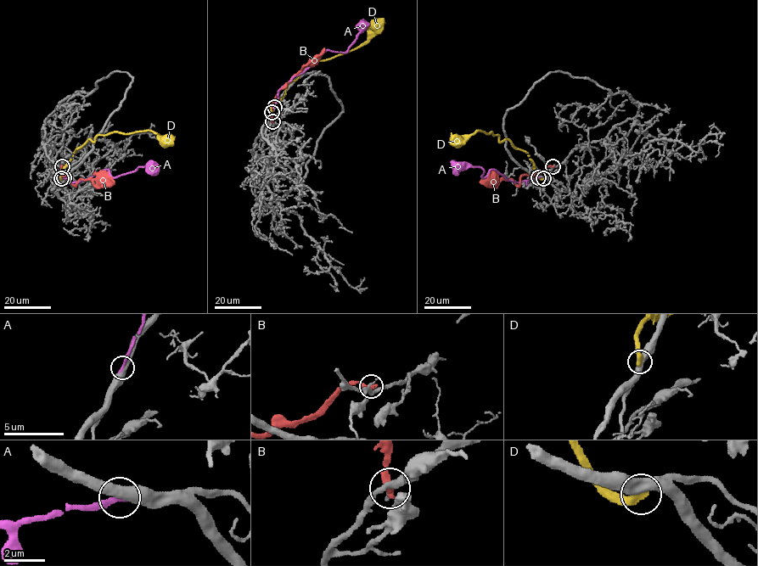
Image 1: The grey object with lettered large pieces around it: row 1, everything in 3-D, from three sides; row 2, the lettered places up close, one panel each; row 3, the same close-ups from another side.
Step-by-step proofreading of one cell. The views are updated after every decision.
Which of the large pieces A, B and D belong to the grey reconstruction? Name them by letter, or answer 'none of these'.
A

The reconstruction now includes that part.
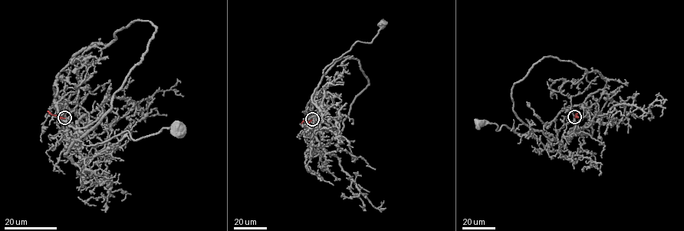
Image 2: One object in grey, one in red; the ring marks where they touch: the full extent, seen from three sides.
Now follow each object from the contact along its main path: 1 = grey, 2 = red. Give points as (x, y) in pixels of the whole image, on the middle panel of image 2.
1: (312, 119), (320, 113), (314, 100), (323, 70), (356, 41), (370, 42), (383, 24)
2: (312, 119), (309, 122), (303, 120), (301, 123)

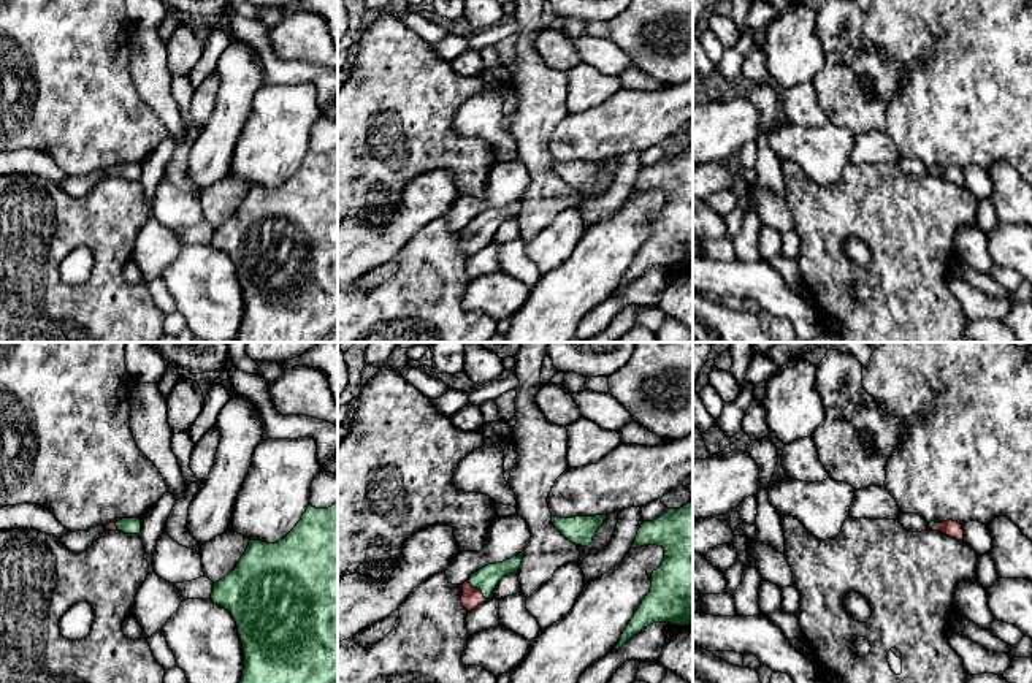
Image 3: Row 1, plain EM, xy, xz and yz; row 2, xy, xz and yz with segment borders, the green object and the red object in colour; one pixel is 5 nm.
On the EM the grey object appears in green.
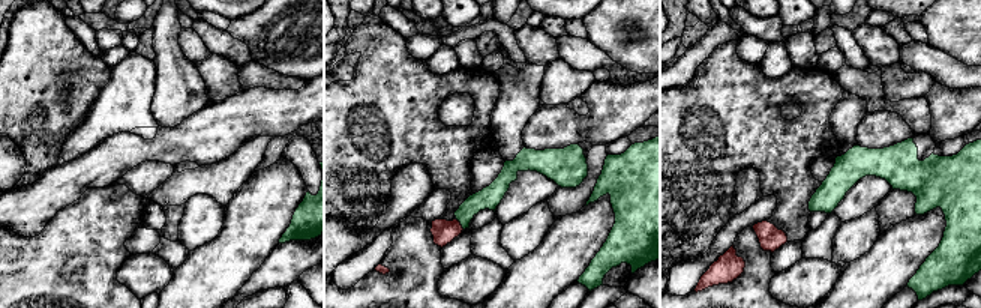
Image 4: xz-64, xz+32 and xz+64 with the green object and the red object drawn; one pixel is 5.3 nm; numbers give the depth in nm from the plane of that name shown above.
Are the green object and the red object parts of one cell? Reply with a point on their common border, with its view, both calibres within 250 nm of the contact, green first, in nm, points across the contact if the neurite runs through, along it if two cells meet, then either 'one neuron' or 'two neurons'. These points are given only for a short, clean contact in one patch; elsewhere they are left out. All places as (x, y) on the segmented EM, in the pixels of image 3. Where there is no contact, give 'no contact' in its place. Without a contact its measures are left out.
meets green in xz at (477, 588); 120 nm thick on the green side, 100 nm on the other; runs through xz (485, 579), (477, 588), (471, 598); one neuron

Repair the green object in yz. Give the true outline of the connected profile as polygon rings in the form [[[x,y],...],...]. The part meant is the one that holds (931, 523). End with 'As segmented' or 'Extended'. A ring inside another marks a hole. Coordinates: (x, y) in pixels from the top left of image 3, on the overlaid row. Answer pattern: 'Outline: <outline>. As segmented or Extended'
Outline: [[[953,520],[943,521],[943,523],[929,523],[929,529],[940,531],[953,539],[964,540],[964,529],[962,525]]]. Extended

